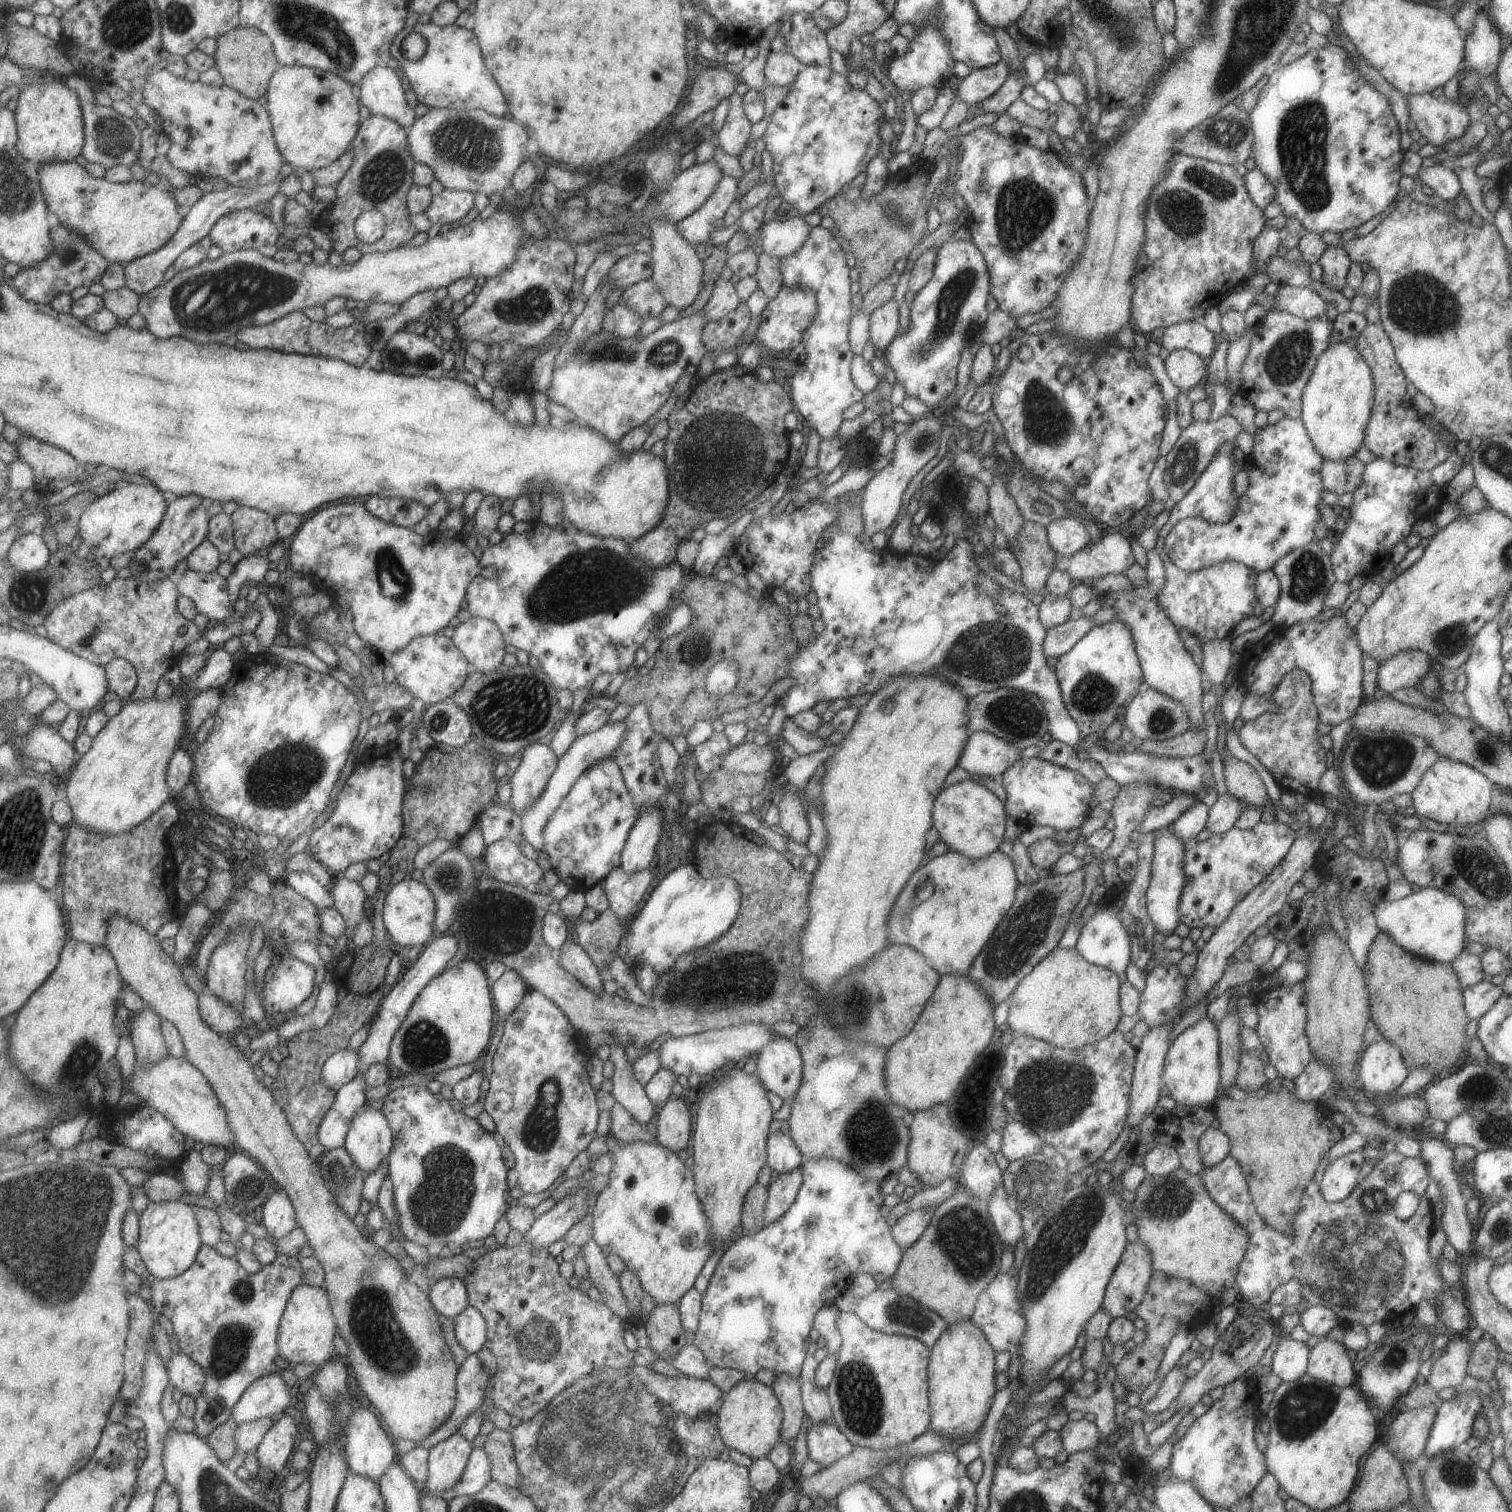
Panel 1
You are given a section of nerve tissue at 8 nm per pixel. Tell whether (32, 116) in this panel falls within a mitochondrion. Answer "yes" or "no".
no

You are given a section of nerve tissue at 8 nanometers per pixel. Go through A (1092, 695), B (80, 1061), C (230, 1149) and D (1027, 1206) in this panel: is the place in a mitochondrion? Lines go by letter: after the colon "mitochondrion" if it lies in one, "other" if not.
A: mitochondrion
B: mitochondrion
C: other
D: mitochondrion

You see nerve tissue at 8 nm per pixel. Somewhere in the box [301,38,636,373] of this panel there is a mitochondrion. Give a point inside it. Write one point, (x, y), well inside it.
(468, 143)

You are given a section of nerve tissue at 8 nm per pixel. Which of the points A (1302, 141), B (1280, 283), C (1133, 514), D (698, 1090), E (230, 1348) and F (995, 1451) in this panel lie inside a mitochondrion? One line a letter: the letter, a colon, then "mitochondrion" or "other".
A: mitochondrion
B: other
C: other
D: other
E: mitochondrion
F: other

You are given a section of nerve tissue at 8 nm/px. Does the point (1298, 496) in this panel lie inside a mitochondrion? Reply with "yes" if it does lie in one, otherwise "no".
yes

